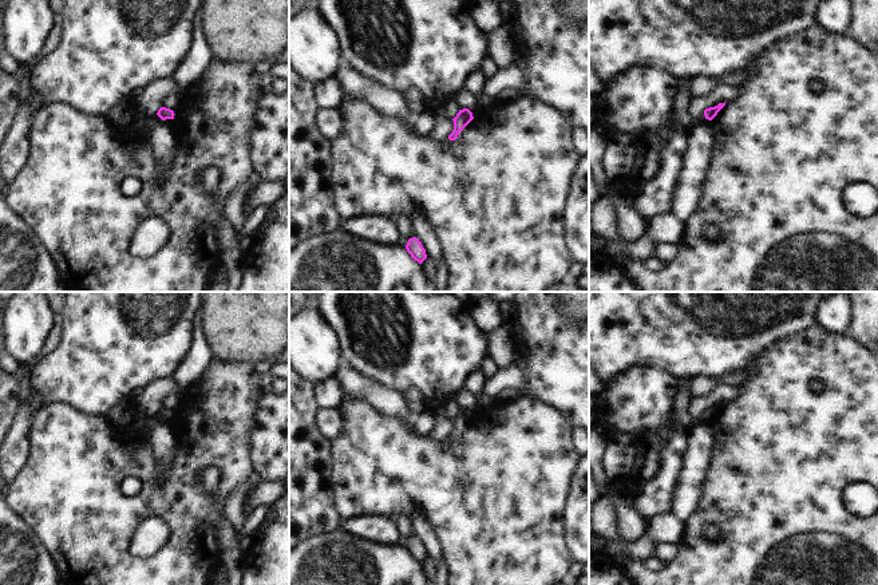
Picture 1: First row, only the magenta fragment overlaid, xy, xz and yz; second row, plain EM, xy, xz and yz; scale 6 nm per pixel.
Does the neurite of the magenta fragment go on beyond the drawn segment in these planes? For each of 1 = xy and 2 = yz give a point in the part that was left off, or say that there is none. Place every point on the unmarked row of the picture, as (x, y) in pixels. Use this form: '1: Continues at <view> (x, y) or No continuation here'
1: No continuation here
2: No continuation here.

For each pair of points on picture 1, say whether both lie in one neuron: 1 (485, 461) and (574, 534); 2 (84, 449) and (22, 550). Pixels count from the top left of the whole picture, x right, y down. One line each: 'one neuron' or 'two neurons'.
1: two neurons
2: two neurons

